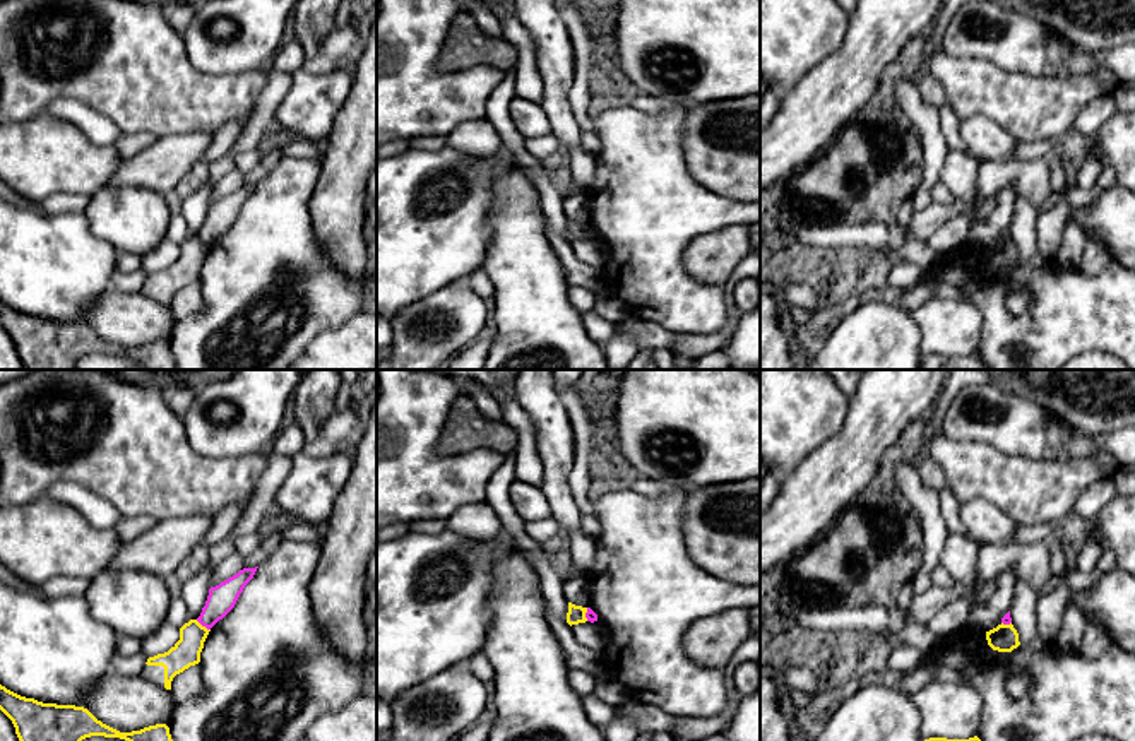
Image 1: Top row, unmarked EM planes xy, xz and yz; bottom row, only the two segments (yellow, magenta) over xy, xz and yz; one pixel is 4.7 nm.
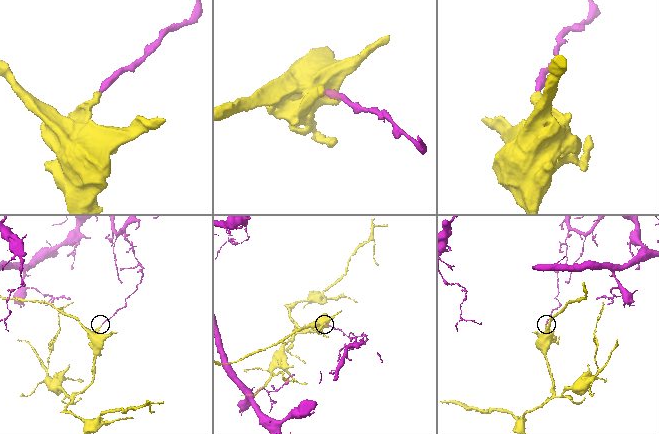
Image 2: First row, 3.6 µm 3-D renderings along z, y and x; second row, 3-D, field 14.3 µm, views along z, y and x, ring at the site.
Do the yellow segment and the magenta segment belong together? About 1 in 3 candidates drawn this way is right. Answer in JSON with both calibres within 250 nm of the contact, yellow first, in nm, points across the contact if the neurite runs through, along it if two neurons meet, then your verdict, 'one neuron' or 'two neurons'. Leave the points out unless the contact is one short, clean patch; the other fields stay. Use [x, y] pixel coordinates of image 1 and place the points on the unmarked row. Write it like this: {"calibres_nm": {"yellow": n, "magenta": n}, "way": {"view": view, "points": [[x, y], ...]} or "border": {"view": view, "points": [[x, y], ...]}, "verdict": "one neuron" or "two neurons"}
{"calibres_nm": {"yellow": 130, "magenta": 140}, "border": {"view": "xy", "points": [[196, 237], [209, 247]]}, "verdict": "two neurons"}

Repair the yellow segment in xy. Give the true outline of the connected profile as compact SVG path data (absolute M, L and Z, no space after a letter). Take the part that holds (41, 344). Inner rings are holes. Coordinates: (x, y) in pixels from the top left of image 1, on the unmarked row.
M2 301L0 327L12 337L24 370L75 370L79 359L91 353L125 356L137 370L176 370L166 341L120 349L84 323L43 320Z

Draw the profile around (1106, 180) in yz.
M1104 164L1102 169L1099 171L1099 178L1096 183L1094 192L1104 192L1118 185L1116 171L1111 164Z

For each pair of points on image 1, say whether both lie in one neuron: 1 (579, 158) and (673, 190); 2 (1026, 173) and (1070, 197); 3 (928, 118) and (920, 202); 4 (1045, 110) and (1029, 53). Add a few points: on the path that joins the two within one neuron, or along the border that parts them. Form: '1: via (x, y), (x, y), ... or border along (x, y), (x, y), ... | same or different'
1: border along (596, 156), (594, 180), (586, 192) | different
2: border along (1053, 190), (1036, 206) | different
3: via (930, 139), (928, 182) | same
4: border along (997, 65), (1029, 74), (1075, 74) | different

